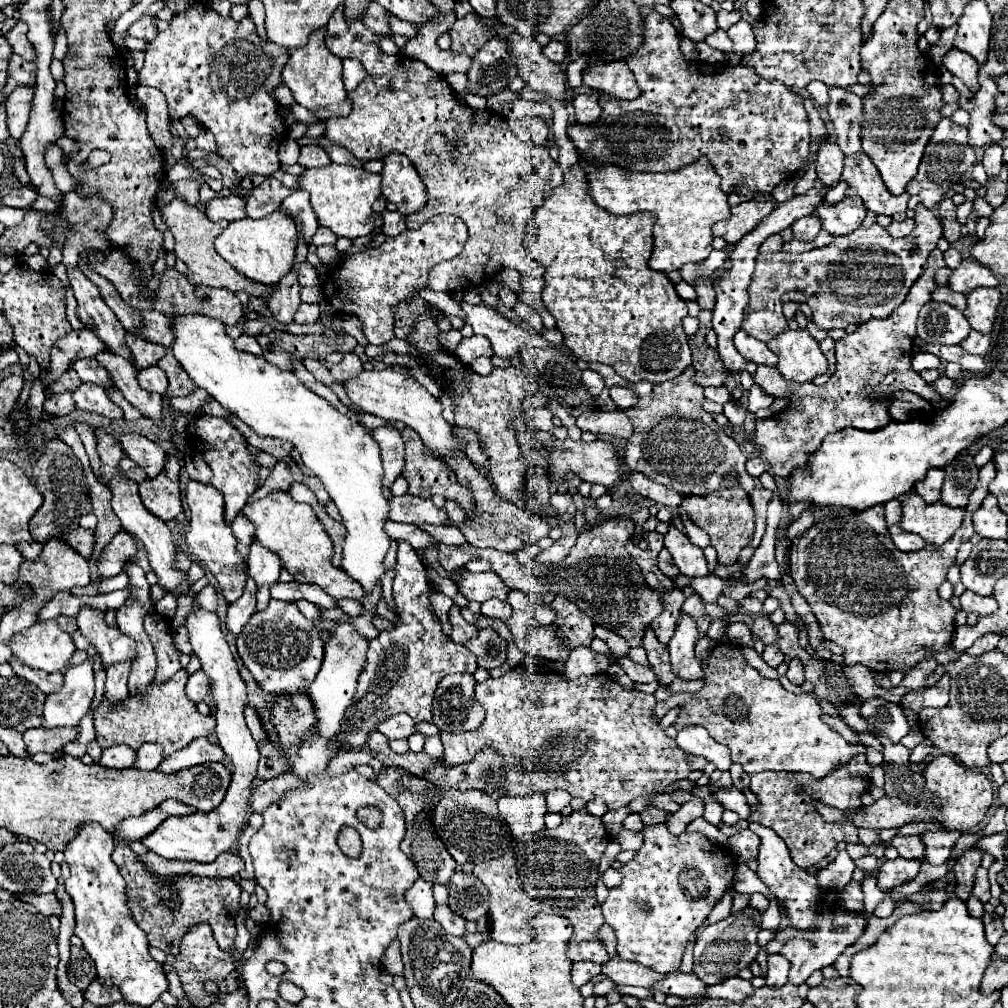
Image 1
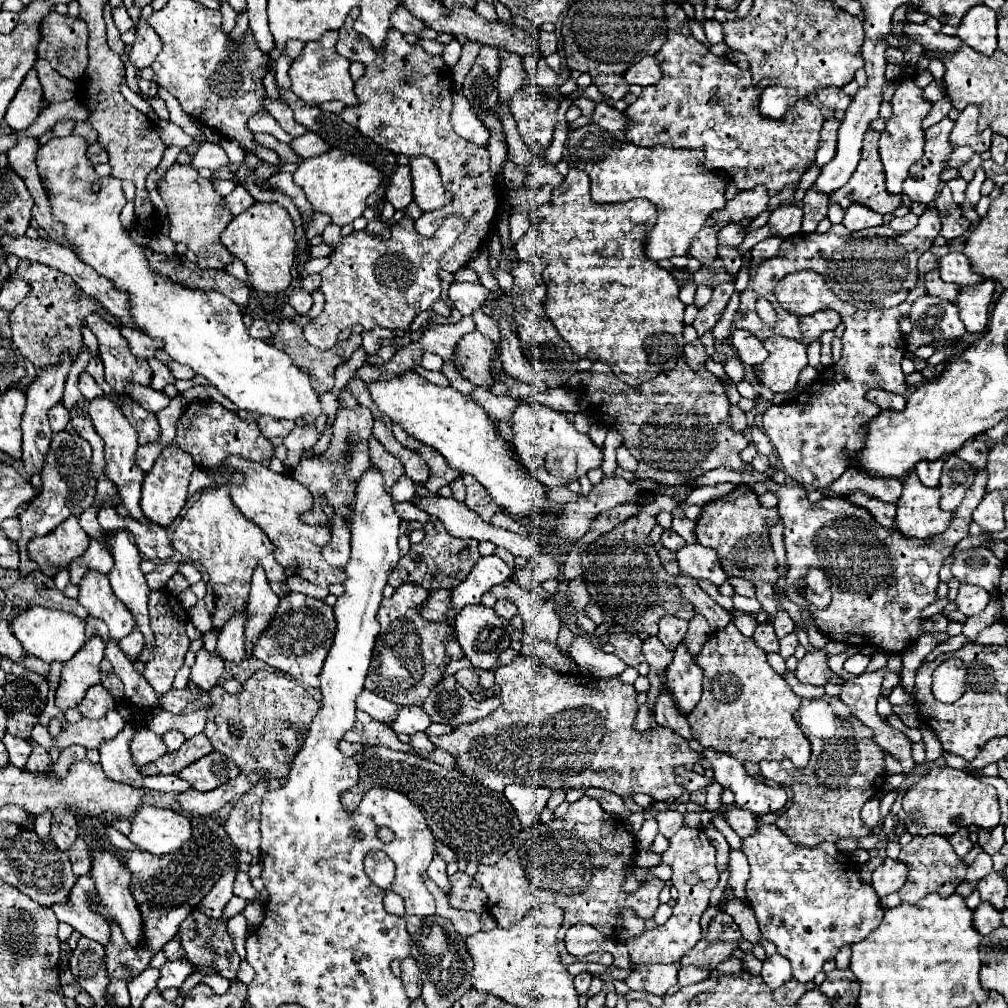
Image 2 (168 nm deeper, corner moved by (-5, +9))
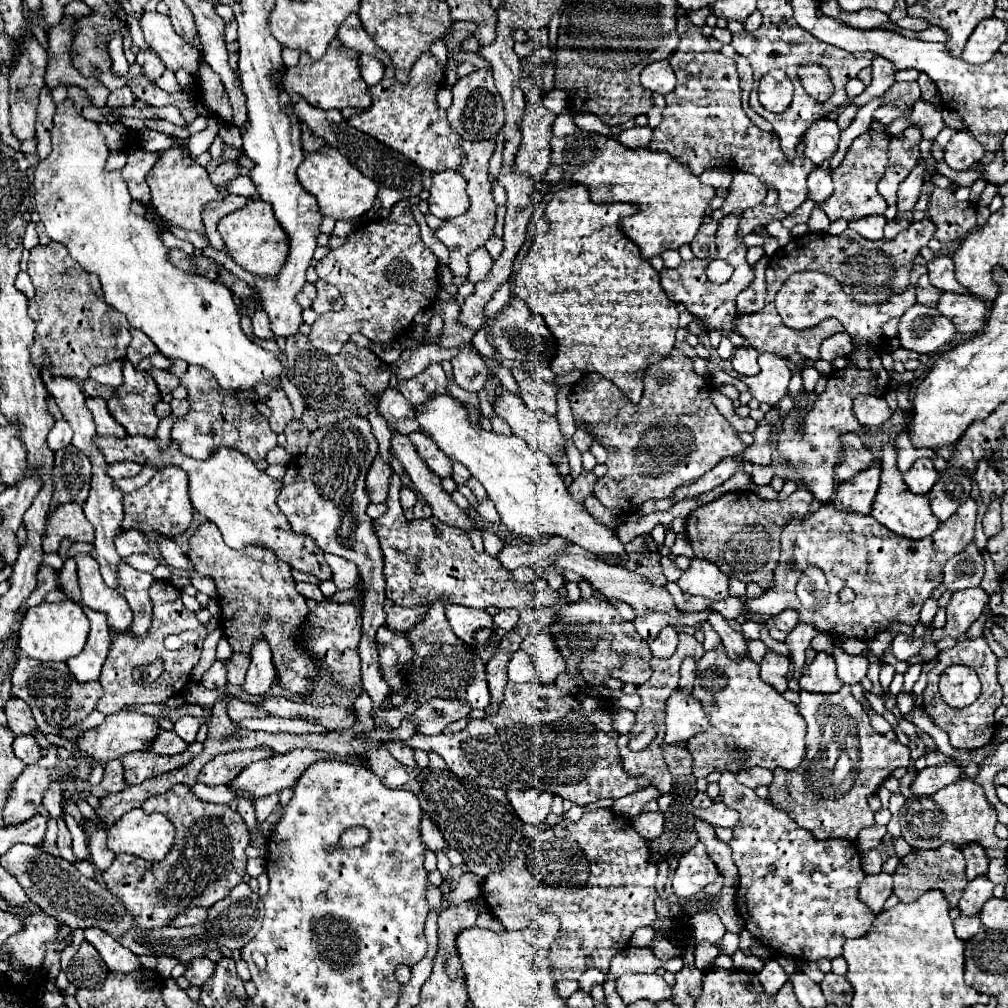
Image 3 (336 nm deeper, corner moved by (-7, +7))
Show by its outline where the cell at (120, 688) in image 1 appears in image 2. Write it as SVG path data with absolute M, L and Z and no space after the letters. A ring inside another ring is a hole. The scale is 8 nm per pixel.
M134 627L134 631L130 635L126 635L124 639L118 641L118 647L126 653L126 657L138 657L144 647L144 635L138 631L138 627Z

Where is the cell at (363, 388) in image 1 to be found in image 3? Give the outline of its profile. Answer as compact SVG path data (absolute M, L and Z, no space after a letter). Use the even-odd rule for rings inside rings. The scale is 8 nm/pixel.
M432 395L426 403L416 405L416 421L420 423L420 431L428 433L440 451L462 463L472 477L482 483L488 497L494 501L502 523L516 537L534 541L542 535L562 535L572 543L598 553L602 559L610 553L626 557L624 545L618 541L616 531L600 525L584 509L584 505L572 501L560 471L556 465L552 465L552 461L548 461L546 453L530 449L524 439L512 433L500 435L472 423L468 409L452 395Z

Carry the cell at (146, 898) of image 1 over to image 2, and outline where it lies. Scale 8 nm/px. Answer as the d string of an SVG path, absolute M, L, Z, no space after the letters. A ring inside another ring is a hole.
M196 909L188 915L188 919L182 923L182 929L178 931L180 939L182 939L182 947L186 951L186 957L196 965L196 967L210 967L214 969L218 975L226 977L230 983L236 983L238 977L238 967L240 967L240 957L234 951L234 943L232 937L226 931L226 921L222 919L206 919L206 915L198 913Z

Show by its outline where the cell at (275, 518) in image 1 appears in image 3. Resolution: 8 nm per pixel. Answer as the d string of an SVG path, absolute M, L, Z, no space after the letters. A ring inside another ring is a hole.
M98 437L96 443L104 451L108 463L130 459L142 465L156 465L158 469L162 469L164 465L182 467L190 479L188 491L194 509L212 523L216 523L224 541L232 549L242 549L246 545L260 543L262 547L272 549L278 559L288 563L292 569L302 571L306 575L314 575L318 581L332 579L332 569L324 561L324 551L318 549L318 545L310 537L294 533L284 513L280 513L280 507L276 505L276 497L280 495L280 481L268 477L264 471L258 471L256 465L248 461L248 457L240 455L236 449L218 449L210 459L196 461L192 457L182 455L172 443L166 451L158 451L156 441L148 437Z

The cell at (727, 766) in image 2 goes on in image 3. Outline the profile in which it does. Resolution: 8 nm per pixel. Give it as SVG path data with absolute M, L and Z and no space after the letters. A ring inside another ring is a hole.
M730 771L720 773L720 795L722 801L740 813L740 823L734 827L734 839L730 841L732 859L738 867L738 899L736 907L744 919L744 927L762 943L774 951L794 957L798 961L820 961L824 957L834 959L842 955L844 941L860 937L872 929L876 913L868 909L858 897L858 883L864 881L866 873L860 867L860 851L852 841L830 839L818 841L802 829L782 809L774 809L768 799L760 799L754 789L744 787L736 781L736 775Z

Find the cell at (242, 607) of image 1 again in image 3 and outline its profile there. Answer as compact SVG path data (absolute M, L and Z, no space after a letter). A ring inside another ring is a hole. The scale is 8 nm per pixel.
M232 653L232 657L226 659L228 683L230 685L242 685L244 683L244 675L246 675L248 663L250 663L248 653Z

